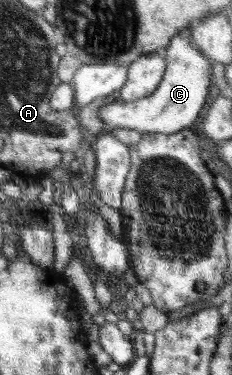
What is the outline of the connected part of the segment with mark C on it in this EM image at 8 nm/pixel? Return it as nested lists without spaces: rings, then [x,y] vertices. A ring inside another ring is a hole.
[[[192,25],[179,35],[175,35],[171,43],[163,50],[164,56],[168,59],[168,67],[156,91],[131,102],[116,99],[98,109],[98,117],[103,121],[106,129],[125,127],[126,129],[137,129],[143,134],[172,134],[192,125],[192,121],[200,115],[206,103],[212,73],[210,73],[211,59],[193,44],[191,29]]]

